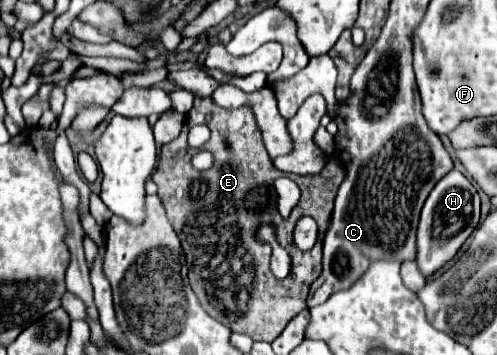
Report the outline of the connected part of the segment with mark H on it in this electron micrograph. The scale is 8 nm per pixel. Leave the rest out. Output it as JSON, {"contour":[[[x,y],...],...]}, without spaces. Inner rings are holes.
{"contour":[[[453,169],[435,185],[435,189],[431,191],[431,195],[423,205],[417,227],[417,257],[415,257],[415,263],[419,263],[419,271],[423,271],[425,277],[431,277],[445,263],[449,263],[463,247],[467,237],[475,231],[477,223],[479,223],[479,193],[461,171]]]}

